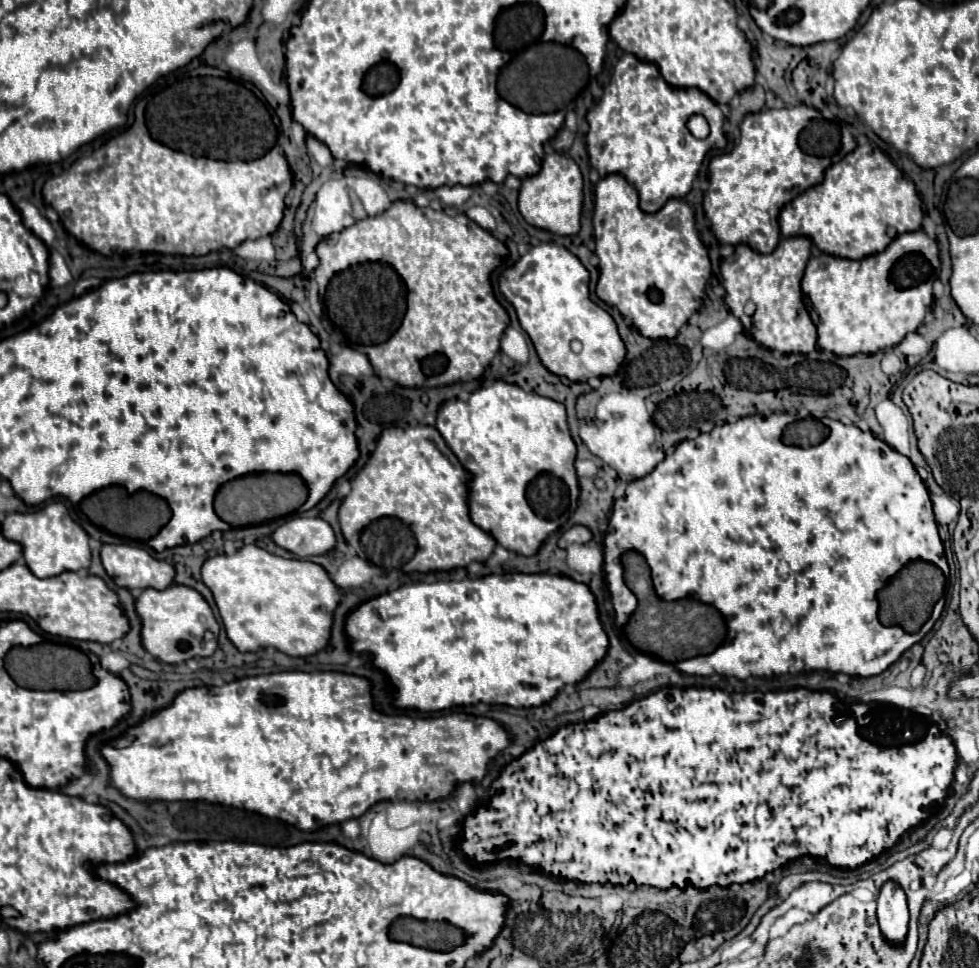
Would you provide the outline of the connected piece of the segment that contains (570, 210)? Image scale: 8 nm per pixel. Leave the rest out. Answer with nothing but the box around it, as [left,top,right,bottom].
[518,153,582,235]

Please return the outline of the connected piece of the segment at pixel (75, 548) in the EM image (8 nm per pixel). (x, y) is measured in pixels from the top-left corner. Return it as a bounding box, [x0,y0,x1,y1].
[2,503,90,577]

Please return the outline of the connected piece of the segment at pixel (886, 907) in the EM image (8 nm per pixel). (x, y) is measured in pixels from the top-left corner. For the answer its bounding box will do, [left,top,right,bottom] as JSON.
[878,881,908,945]

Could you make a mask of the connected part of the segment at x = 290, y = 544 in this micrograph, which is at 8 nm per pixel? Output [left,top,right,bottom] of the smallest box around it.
[272,517,336,557]

